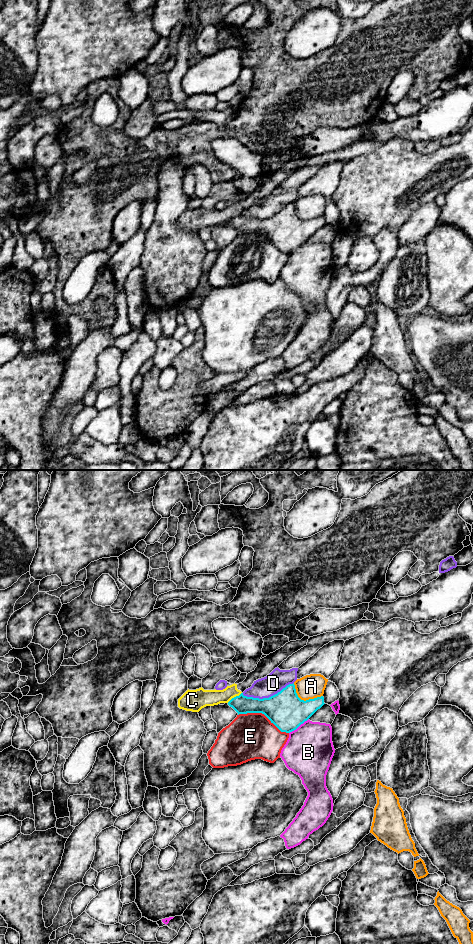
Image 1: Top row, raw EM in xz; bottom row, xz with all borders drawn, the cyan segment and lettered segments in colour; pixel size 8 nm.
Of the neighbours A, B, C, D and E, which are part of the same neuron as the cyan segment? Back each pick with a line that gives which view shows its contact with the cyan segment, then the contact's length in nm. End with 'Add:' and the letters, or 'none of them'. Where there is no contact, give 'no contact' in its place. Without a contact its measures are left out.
Add: none of them

